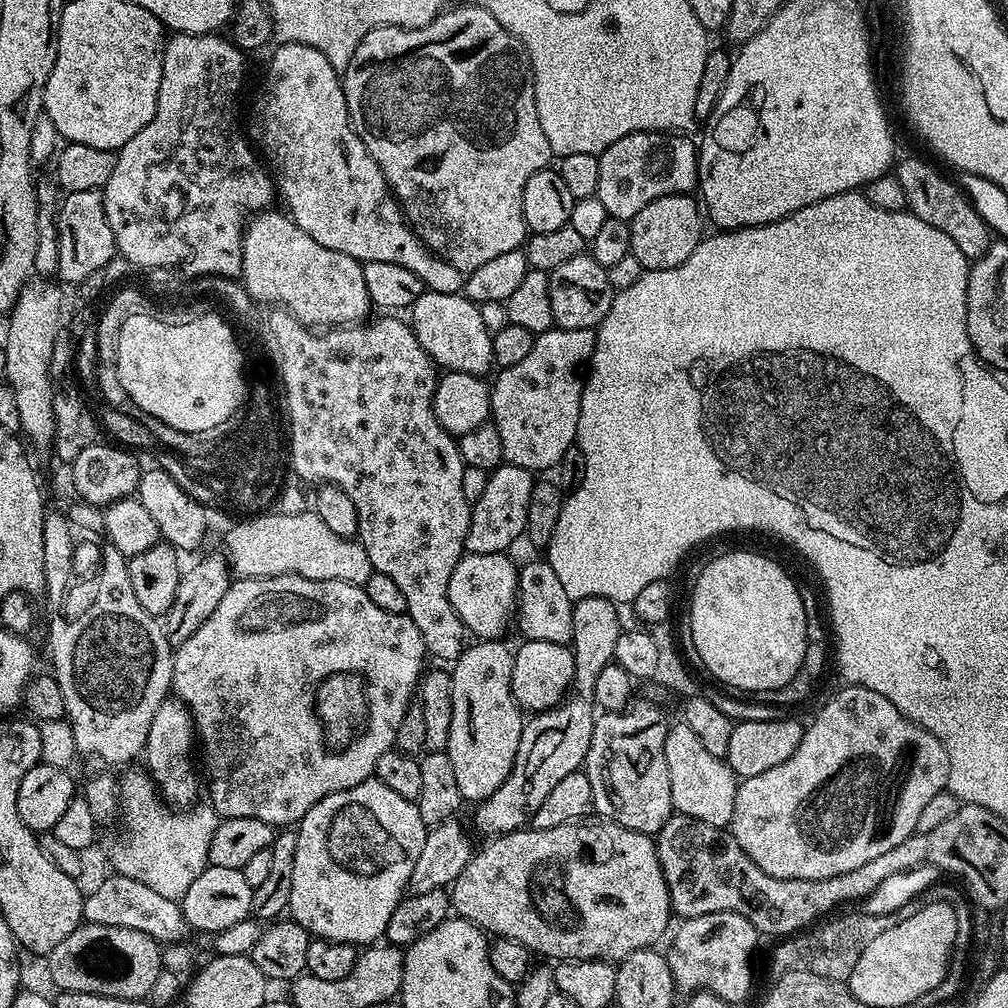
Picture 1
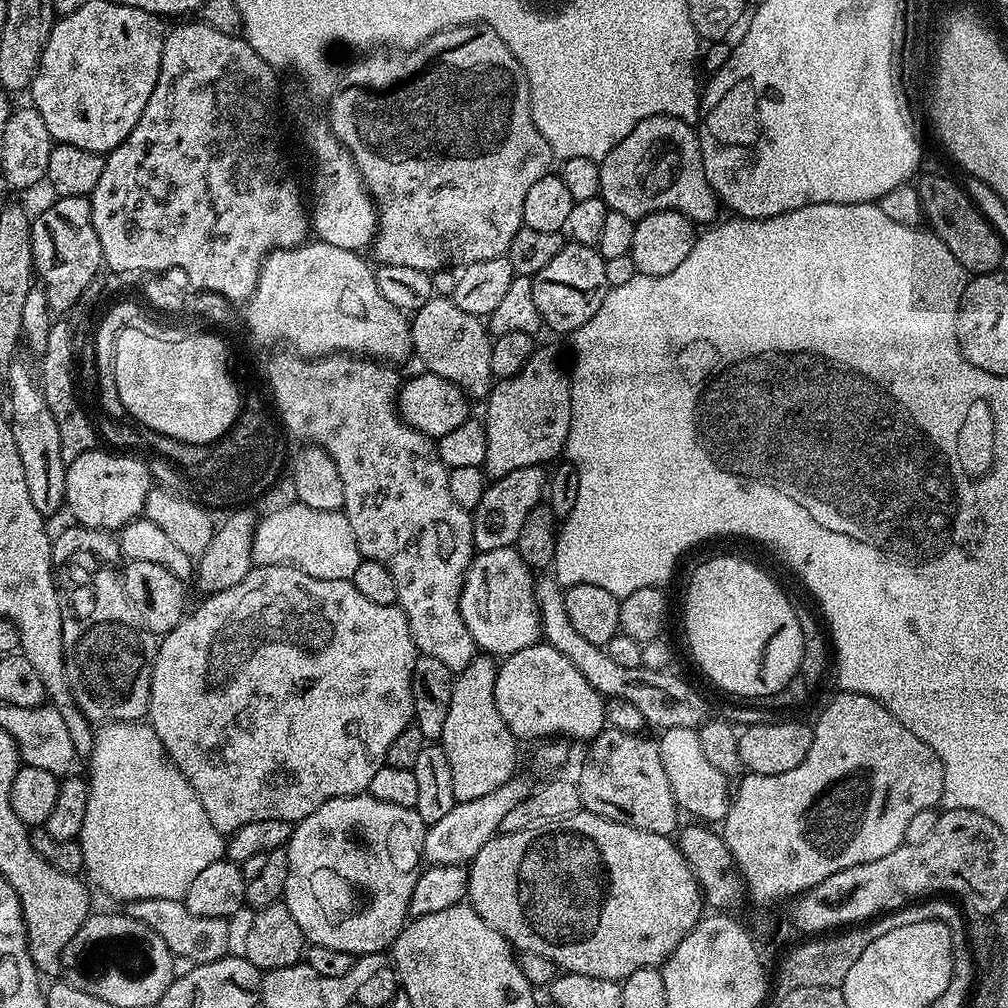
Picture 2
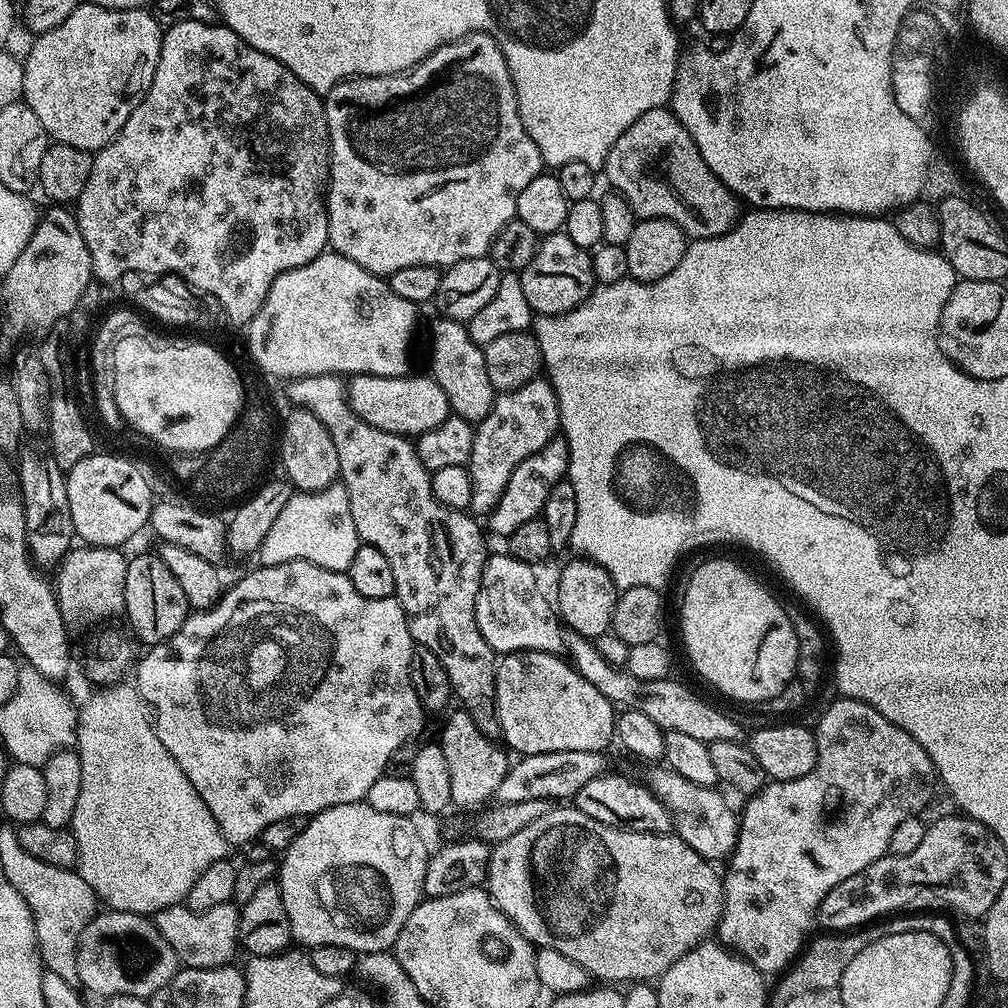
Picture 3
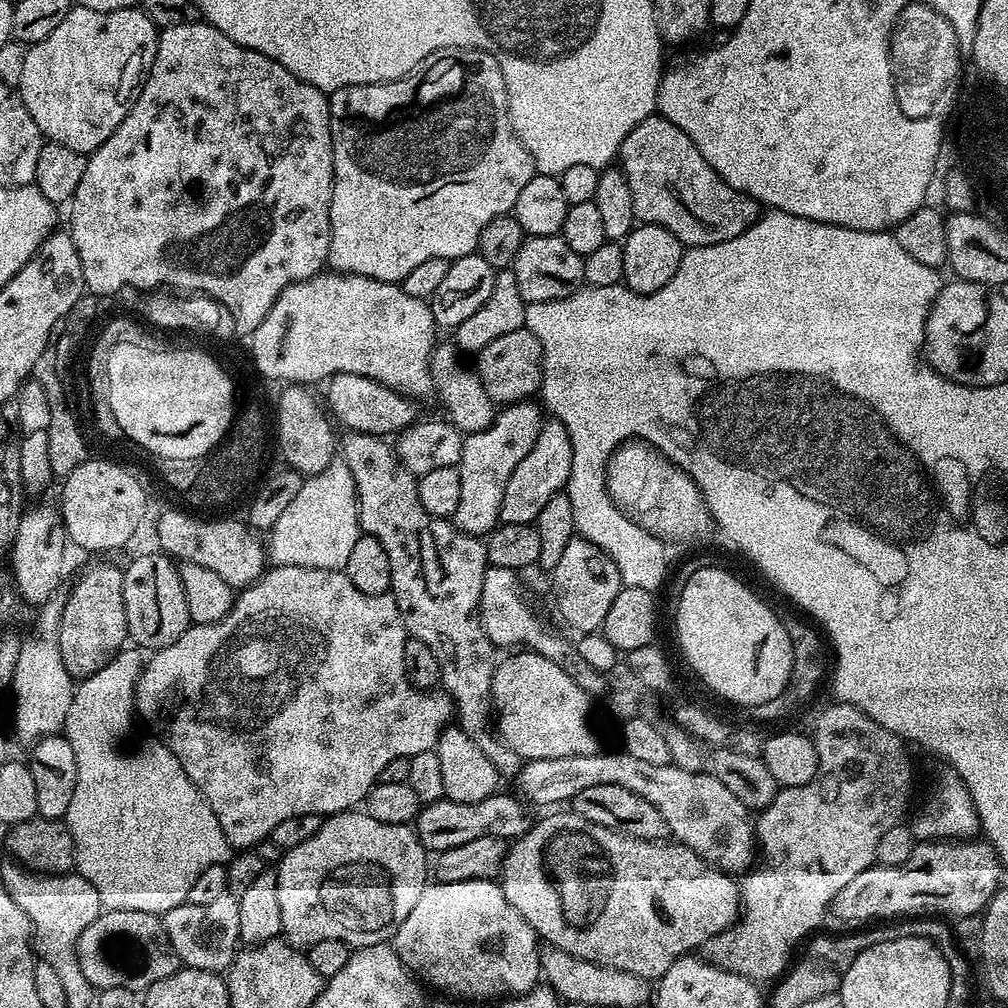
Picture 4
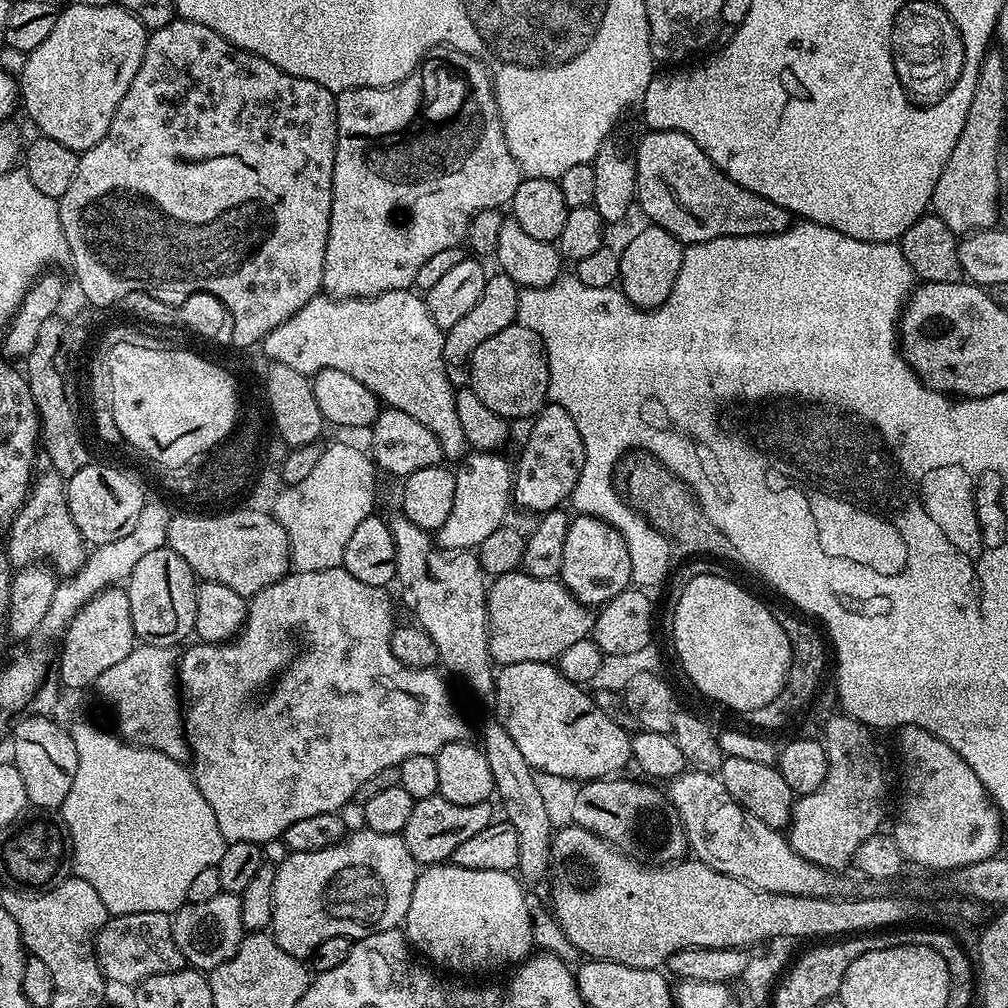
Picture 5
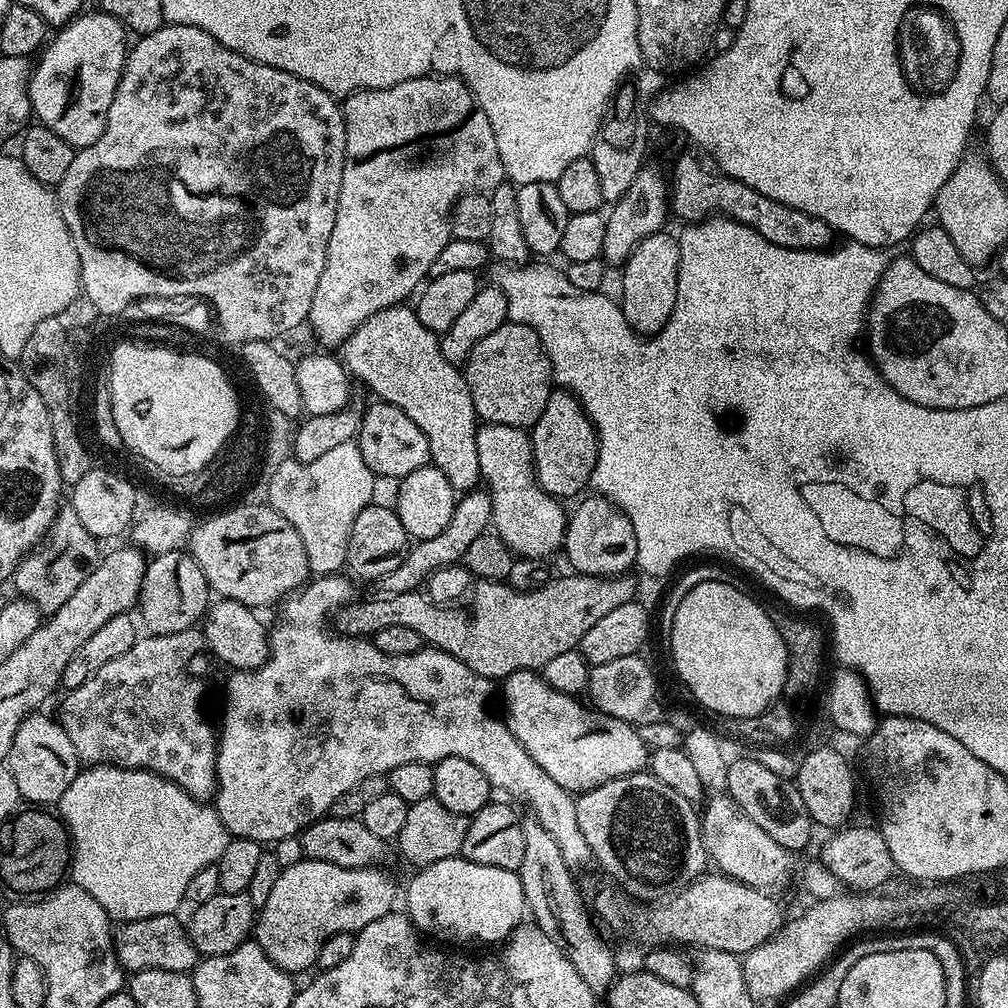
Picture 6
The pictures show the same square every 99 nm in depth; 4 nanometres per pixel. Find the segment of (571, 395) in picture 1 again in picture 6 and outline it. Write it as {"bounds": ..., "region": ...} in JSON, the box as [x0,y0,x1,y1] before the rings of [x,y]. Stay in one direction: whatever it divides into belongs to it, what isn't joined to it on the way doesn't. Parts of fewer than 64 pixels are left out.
{"bounds":[378,490,492,593],"region":[[[473,490],[463,493],[454,506],[454,514],[450,518],[446,530],[438,534],[438,538],[417,540],[408,549],[408,556],[397,566],[390,570],[390,574],[383,576],[378,584],[385,593],[414,592],[427,581],[428,577],[440,568],[450,568],[463,561],[466,550],[470,550],[470,542],[478,538],[483,532],[489,531],[492,523],[492,498],[484,490]]]}

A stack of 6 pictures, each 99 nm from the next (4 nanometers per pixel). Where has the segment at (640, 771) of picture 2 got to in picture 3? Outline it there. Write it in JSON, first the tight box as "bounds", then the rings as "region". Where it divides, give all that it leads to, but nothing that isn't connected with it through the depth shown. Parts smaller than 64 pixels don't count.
{"bounds":[574,774,672,836],"region":[[[605,774],[594,777],[574,797],[574,806],[582,814],[590,814],[598,822],[609,828],[626,827],[631,832],[653,832],[659,836],[671,833],[672,816],[664,809],[663,802],[657,798],[651,787],[639,784],[628,776],[611,776]]]}

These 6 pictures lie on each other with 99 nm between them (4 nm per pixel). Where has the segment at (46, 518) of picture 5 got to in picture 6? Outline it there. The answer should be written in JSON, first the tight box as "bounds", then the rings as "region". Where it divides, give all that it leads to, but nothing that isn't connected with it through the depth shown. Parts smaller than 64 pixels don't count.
{"bounds":[12,501,100,615],"region":[[[63,501],[46,539],[20,560],[13,572],[12,586],[23,599],[34,602],[41,613],[52,615],[96,569],[100,557],[98,544],[97,537],[79,521],[71,501]]]}

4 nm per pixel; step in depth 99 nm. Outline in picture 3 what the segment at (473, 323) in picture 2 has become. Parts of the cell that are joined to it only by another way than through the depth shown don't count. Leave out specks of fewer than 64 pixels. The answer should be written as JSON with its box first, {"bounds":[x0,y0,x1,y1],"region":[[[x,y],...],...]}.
{"bounds":[427,318,498,422],"region":[[[436,318],[432,324],[432,333],[428,336],[428,352],[432,357],[428,360],[429,369],[427,368],[427,371],[432,379],[438,382],[438,386],[442,386],[442,390],[448,399],[451,415],[460,416],[464,420],[473,422],[484,420],[486,414],[490,414],[492,404],[495,402],[498,393],[494,386],[490,386],[490,378],[486,374],[484,349],[470,338],[467,327],[458,320]]]}

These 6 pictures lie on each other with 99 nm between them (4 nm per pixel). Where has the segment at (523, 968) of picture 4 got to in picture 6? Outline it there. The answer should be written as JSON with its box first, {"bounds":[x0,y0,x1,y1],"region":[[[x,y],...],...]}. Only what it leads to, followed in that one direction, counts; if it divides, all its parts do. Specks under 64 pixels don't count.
{"bounds":[406,855,526,946],"region":[[[458,855],[442,858],[442,862],[427,864],[415,874],[417,876],[408,884],[406,915],[421,933],[429,932],[440,940],[453,940],[456,944],[499,946],[525,919],[526,905],[519,871],[502,870],[498,866],[482,866],[478,862],[470,862]]]}

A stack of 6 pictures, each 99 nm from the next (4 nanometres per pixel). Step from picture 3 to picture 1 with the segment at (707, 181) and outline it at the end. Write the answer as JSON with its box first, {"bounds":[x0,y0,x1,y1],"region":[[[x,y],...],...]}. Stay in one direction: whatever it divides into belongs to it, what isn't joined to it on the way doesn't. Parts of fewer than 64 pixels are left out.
{"bounds":[595,132,700,222],"region":[[[635,132],[626,134],[626,138],[618,138],[614,146],[599,153],[595,195],[602,206],[606,206],[609,216],[630,222],[642,206],[650,206],[650,202],[670,194],[691,193],[697,187],[700,174],[698,148],[686,137],[675,132]]]}

